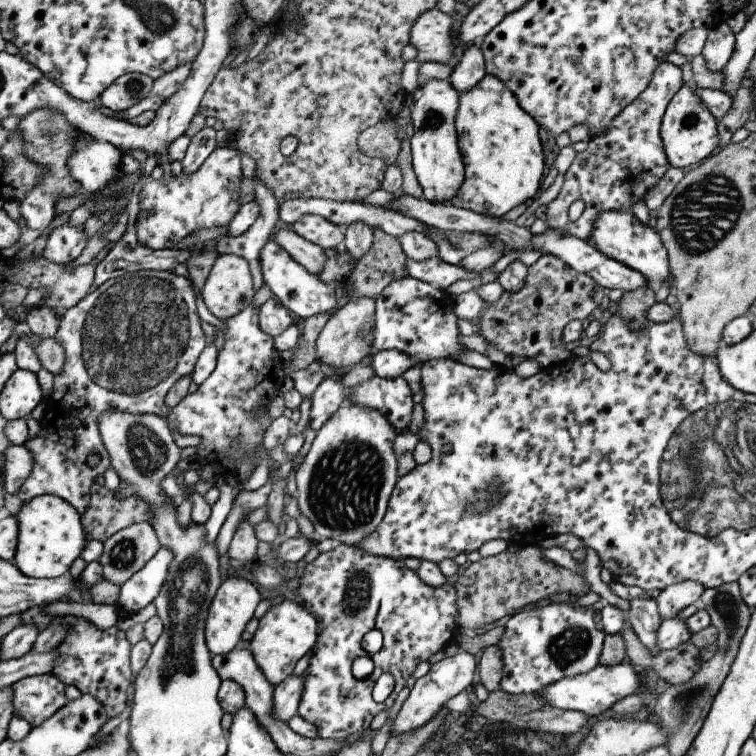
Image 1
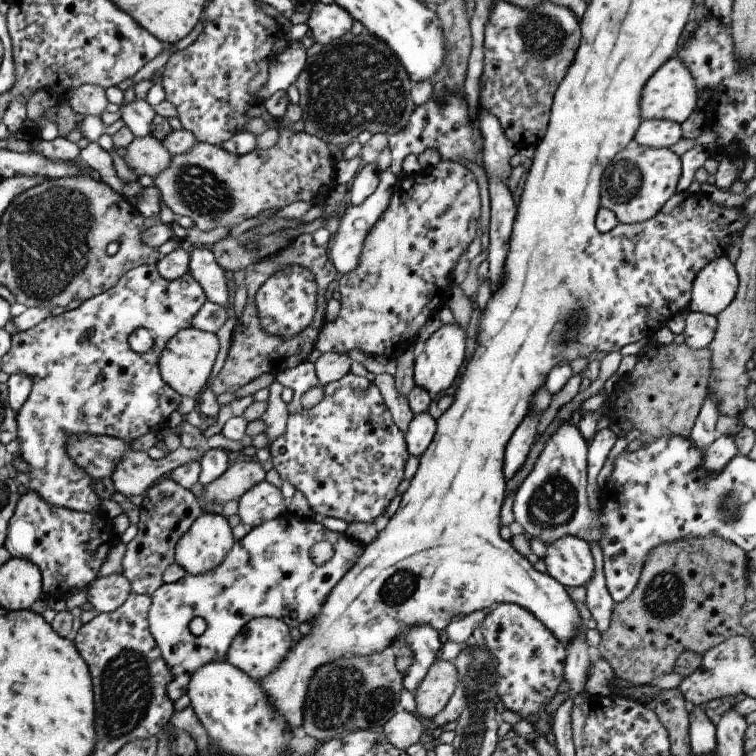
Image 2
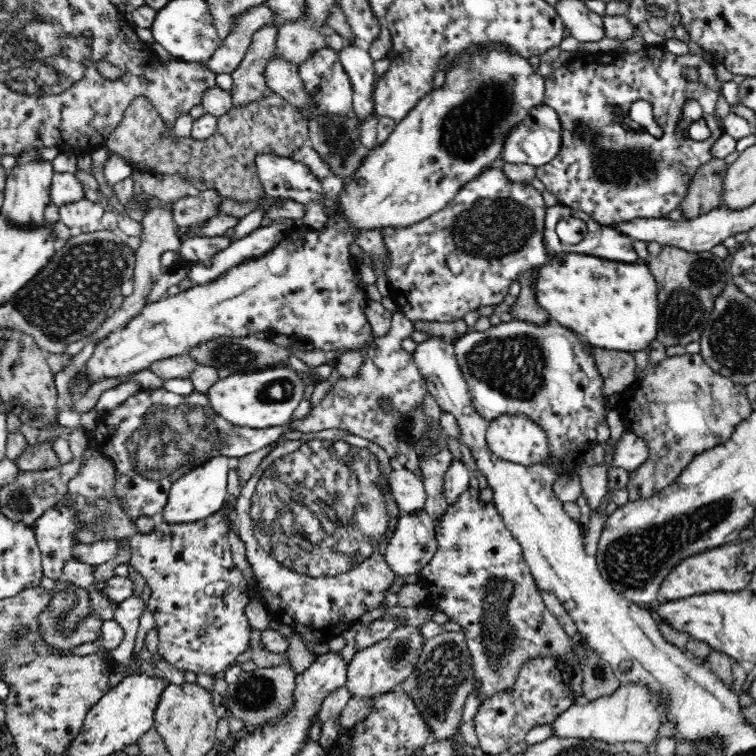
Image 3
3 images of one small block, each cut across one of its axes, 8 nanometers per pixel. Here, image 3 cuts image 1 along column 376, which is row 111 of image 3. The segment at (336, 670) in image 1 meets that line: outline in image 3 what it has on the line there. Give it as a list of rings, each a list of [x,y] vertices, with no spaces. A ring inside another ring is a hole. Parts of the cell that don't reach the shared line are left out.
[[[658,44],[646,45],[634,54],[576,57],[570,62],[559,64],[554,73],[546,78],[544,103],[559,115],[562,144],[558,156],[545,166],[536,167],[536,177],[544,183],[548,192],[556,196],[560,204],[586,212],[596,223],[605,227],[615,228],[616,223],[632,219],[664,219],[675,216],[685,199],[687,184],[713,157],[712,145],[724,134],[724,128],[718,125],[714,115],[718,97],[724,94],[723,82],[716,77],[714,65],[704,58],[696,54],[676,56]],[[684,68],[695,68],[698,80],[688,81],[684,76]],[[640,100],[652,105],[653,117],[662,129],[660,137],[653,136],[645,127],[630,119],[628,114],[631,105]],[[688,100],[698,102],[702,108],[702,117],[710,129],[710,136],[705,140],[696,141],[677,132],[677,118]]]

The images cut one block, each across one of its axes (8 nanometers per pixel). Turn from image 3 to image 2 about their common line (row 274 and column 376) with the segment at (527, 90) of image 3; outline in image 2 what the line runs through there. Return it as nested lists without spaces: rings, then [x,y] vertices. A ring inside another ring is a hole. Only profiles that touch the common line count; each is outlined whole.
[[[441,160],[428,169],[398,177],[386,210],[366,235],[356,268],[339,277],[340,311],[334,321],[326,322],[321,328],[315,348],[322,353],[347,354],[358,348],[365,354],[384,354],[402,340],[415,340],[416,346],[419,330],[429,319],[432,290],[436,292],[436,286],[428,280],[440,278],[442,274],[453,284],[452,272],[476,237],[480,221],[479,198],[474,173],[456,161]],[[432,264],[440,264],[442,270],[434,270]]]

